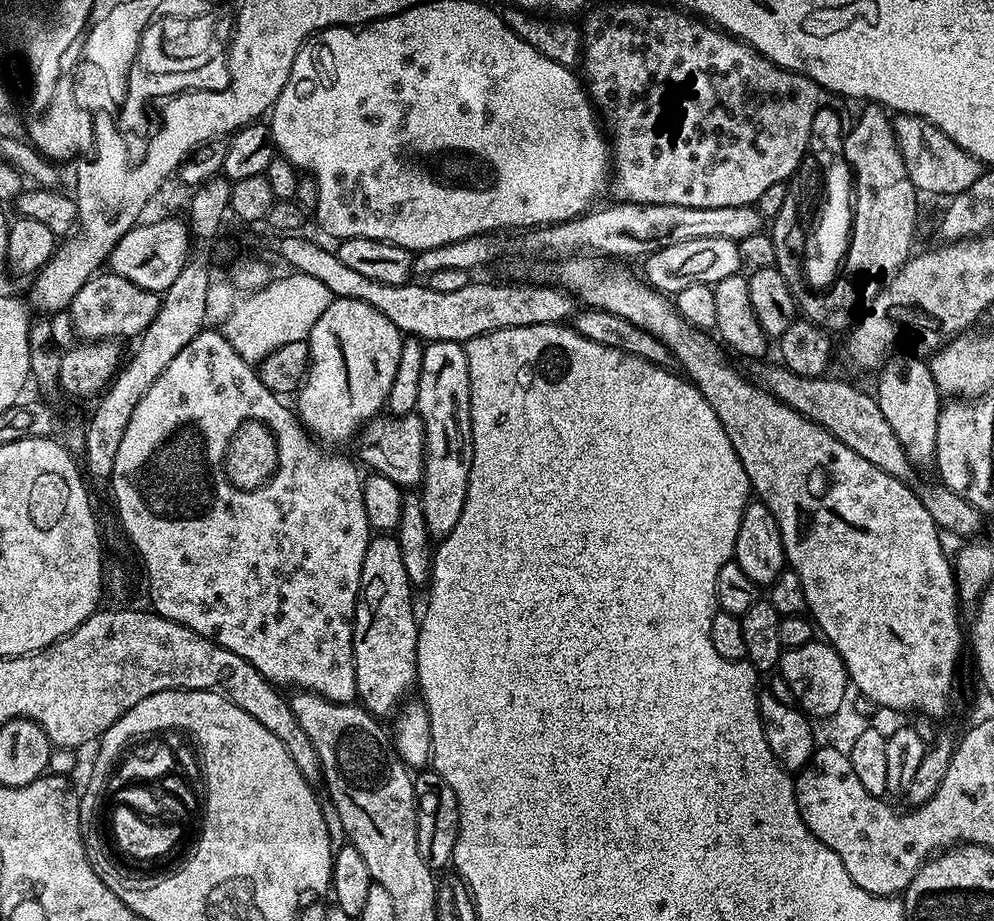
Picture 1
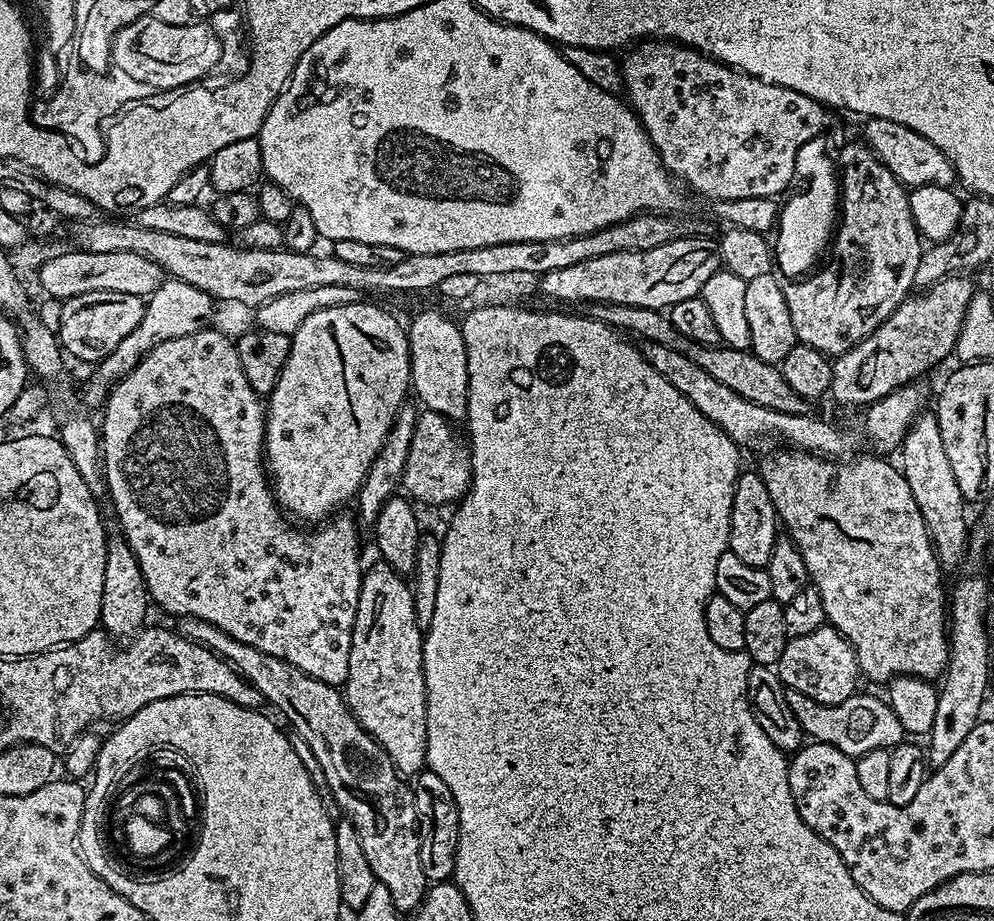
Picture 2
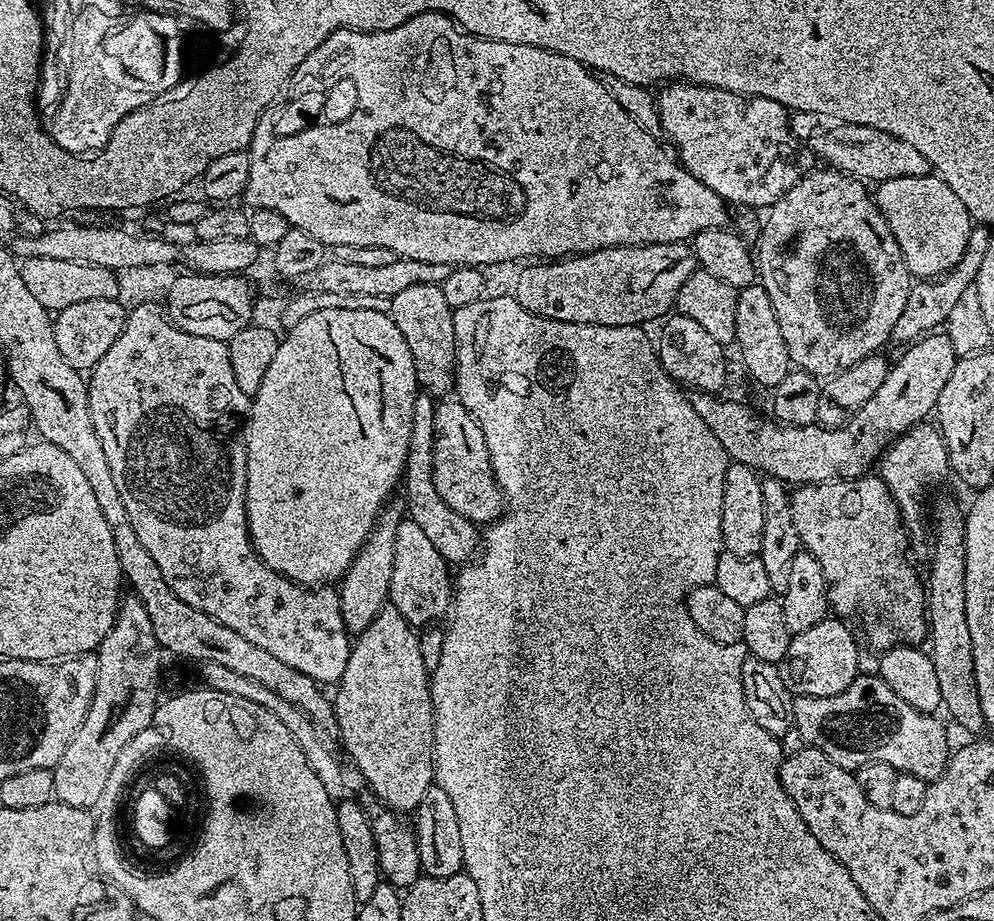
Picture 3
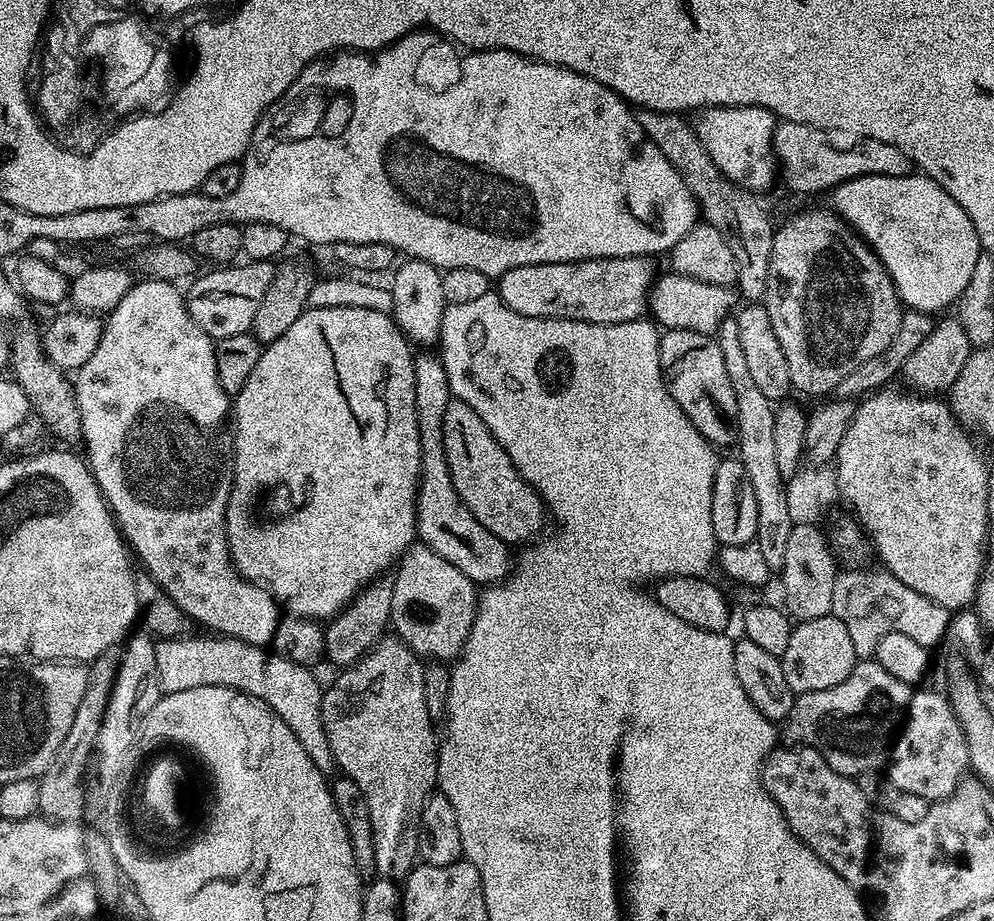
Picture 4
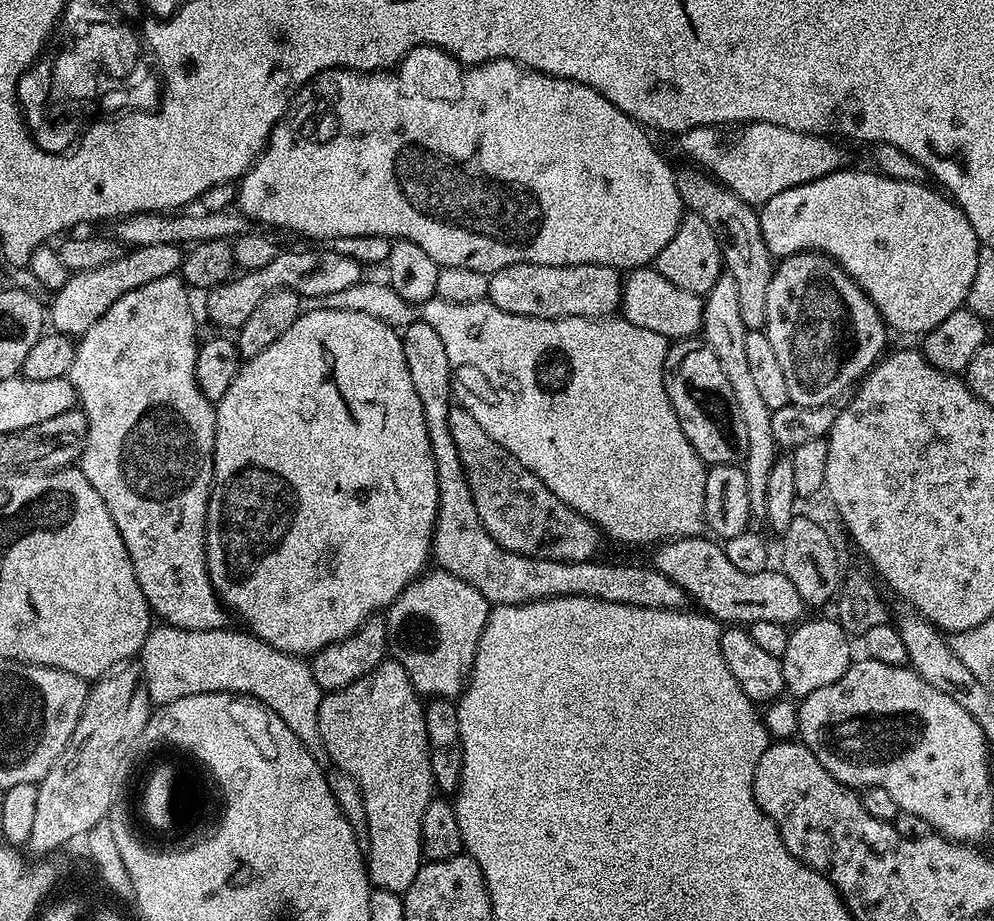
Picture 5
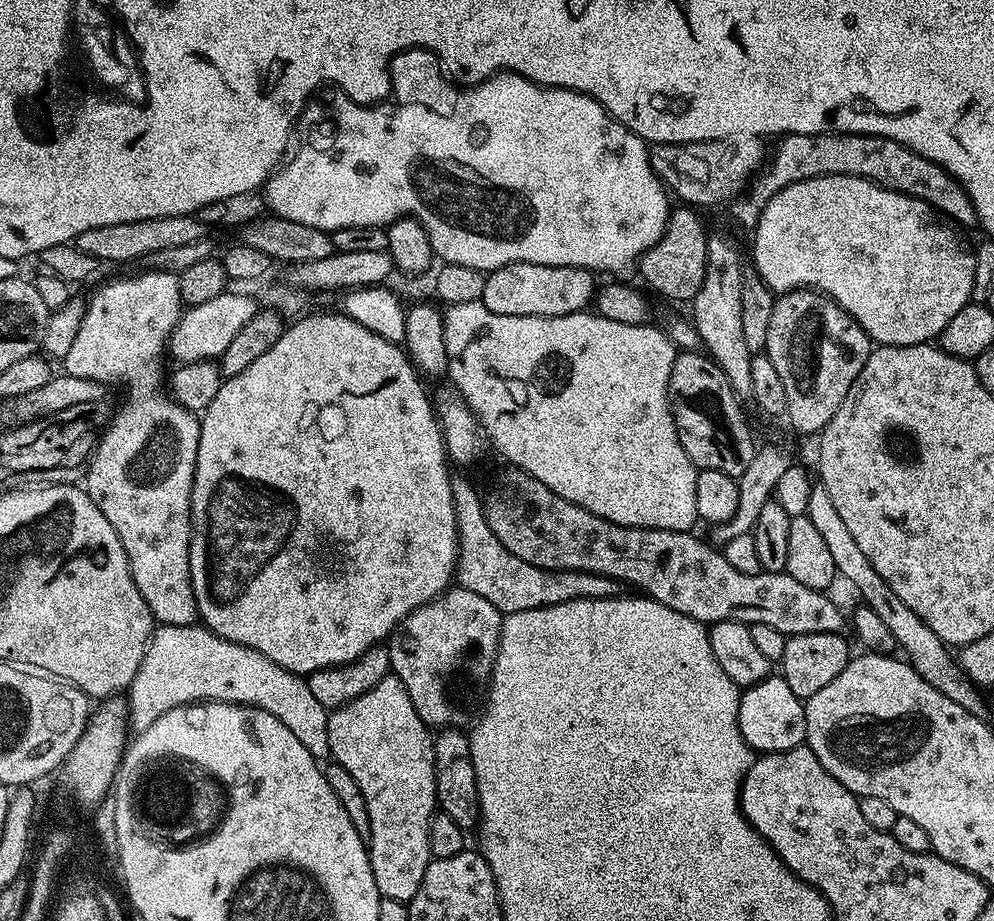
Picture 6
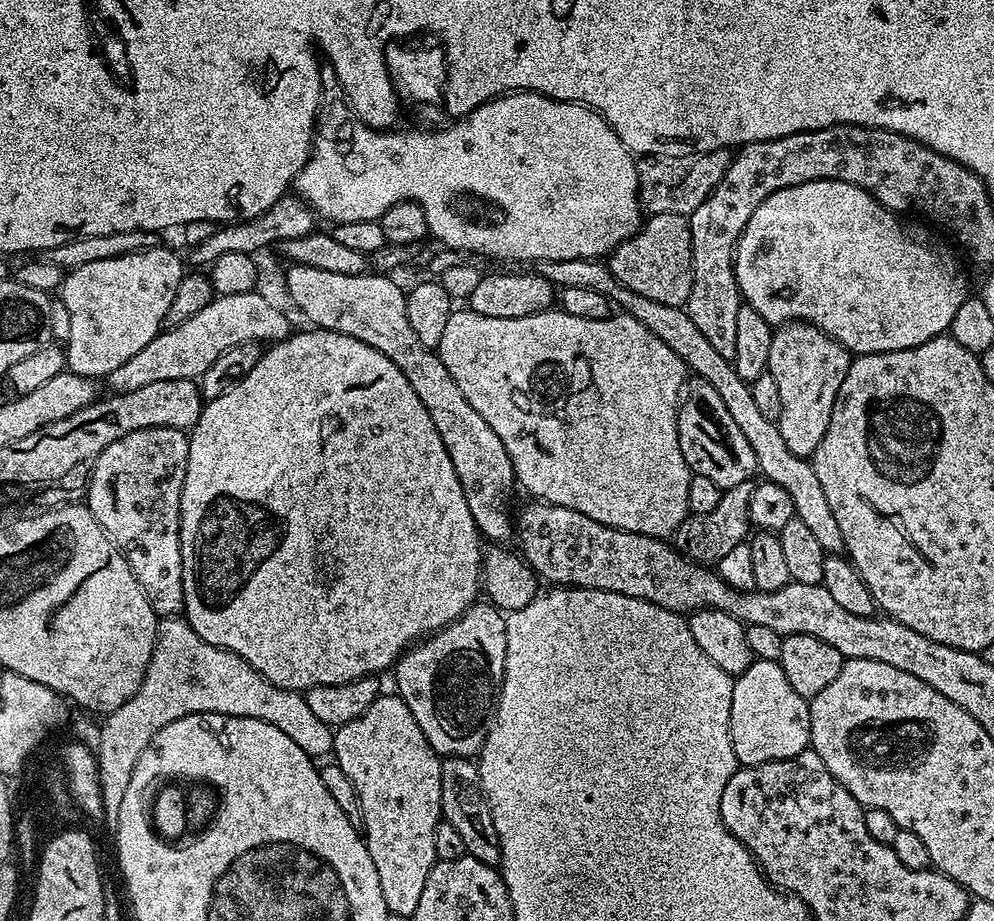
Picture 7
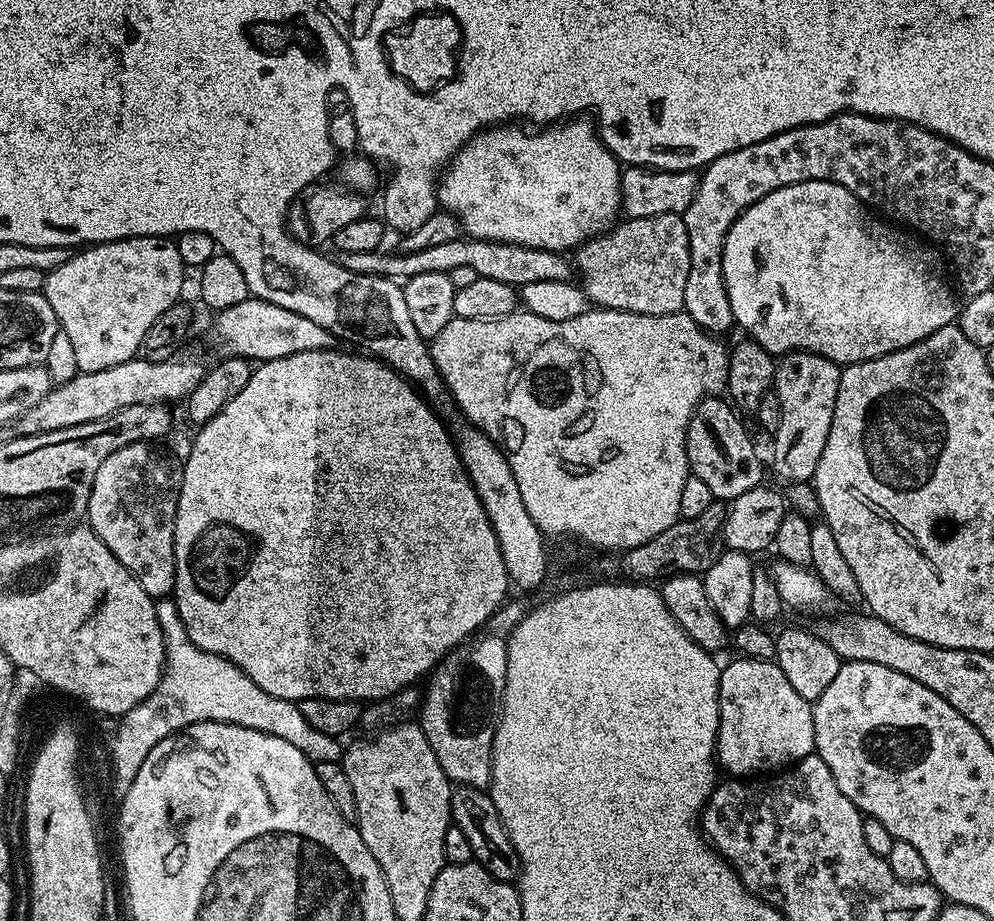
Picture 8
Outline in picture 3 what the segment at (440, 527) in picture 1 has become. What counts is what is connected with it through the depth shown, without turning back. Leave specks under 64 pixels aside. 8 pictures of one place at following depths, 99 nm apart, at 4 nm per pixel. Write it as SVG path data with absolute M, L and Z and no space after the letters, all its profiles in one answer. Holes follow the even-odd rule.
M438 284L409 286L390 301L392 321L398 330L402 330L402 338L406 338L406 346L410 346L410 354L414 358L416 383L425 393L436 398L451 393L456 382L453 311Z

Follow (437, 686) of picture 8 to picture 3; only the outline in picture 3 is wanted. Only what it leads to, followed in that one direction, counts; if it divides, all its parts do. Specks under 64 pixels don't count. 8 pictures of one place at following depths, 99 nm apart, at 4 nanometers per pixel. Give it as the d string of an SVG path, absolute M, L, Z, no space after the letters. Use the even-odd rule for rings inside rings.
M404 519L394 534L394 570L390 573L388 598L391 607L406 618L413 626L428 626L439 618L447 617L452 602L453 573L448 561L438 554L438 550L426 538L426 533L418 527L418 522Z

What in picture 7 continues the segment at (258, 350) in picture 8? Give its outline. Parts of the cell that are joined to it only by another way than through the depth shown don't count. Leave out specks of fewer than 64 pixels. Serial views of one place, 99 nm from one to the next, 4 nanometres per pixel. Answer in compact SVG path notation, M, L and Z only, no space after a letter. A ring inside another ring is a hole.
M253 290L246 294L216 296L206 307L198 310L198 314L194 314L194 318L186 318L186 322L171 325L167 330L160 331L154 339L146 342L146 346L142 346L142 350L138 350L134 354L134 358L122 362L122 366L118 366L118 370L110 370L106 377L106 383L108 383L107 391L115 394L117 392L138 390L138 386L150 386L150 382L196 380L204 376L206 370L210 370L210 366L214 366L214 362L218 362L218 358L222 354L226 354L226 350L230 350L230 346L265 342L264 340L275 342L285 340L289 335L290 327L288 328L287 314L278 305L271 304L260 293L260 290Z

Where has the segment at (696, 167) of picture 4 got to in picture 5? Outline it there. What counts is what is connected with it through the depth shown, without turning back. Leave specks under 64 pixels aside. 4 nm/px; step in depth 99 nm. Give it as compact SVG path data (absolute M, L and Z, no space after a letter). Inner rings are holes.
M681 171L676 181L685 209L698 214L698 218L702 218L702 222L706 222L706 226L710 226L710 230L714 230L714 234L723 241L724 267L727 275L732 276L734 283L738 285L742 322L749 330L763 329L766 322L766 290L770 290L774 258L766 246L766 238L762 238L757 209L742 202L738 194L734 194L703 171L691 171Z

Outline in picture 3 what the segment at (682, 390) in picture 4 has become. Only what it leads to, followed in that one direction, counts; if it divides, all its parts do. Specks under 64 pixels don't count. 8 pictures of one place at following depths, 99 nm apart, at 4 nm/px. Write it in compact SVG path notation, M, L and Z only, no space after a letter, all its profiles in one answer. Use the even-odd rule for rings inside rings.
M672 314L660 326L658 355L666 374L677 384L689 389L719 393L720 387L728 380L728 364L724 361L725 345L720 344L718 338L712 337L698 322L694 322L694 318Z

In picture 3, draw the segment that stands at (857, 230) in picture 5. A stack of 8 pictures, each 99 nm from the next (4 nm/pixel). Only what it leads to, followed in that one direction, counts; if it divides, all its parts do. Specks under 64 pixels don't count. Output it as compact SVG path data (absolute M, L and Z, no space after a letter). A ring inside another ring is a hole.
M935 174L918 178L890 178L875 185L874 195L888 217L892 233L904 255L908 271L916 278L936 278L958 266L974 227L962 198Z

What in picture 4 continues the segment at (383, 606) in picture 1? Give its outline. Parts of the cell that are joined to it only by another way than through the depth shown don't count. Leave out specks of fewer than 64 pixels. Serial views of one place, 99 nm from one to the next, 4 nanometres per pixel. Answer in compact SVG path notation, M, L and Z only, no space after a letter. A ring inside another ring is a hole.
M384 638L379 643L373 645L371 649L360 660L357 660L351 667L345 667L340 677L333 682L332 688L323 689L322 698L322 730L326 730L326 742L330 742L330 754L334 754L337 769L343 775L349 776L358 787L362 789L362 794L366 798L366 806L370 806L370 826L374 830L374 866L375 875L385 880L403 881L418 863L418 834L420 833L420 815L424 809L424 804L429 796L433 795L436 783L436 754L438 751L438 732L435 732L434 721L426 710L426 698L422 691L422 674L424 664L421 657L415 656L413 652L400 640L395 638Z

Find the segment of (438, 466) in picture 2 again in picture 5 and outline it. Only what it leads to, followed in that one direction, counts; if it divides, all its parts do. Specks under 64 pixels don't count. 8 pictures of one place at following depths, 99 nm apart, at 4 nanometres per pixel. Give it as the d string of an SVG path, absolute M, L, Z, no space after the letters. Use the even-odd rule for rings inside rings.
M453 406L448 415L450 418L450 435L454 438L454 446L458 450L458 458L462 458L462 466L466 474L466 482L470 486L470 494L474 494L474 510L482 522L482 526L506 550L514 554L522 554L530 558L542 558L543 560L561 560L562 562L582 562L591 560L597 555L602 541L602 533L596 525L589 522L582 514L578 514L570 506L558 498L558 494L550 491L544 483L514 454L510 454L486 430L482 430L482 425L470 414L470 410L459 406Z

